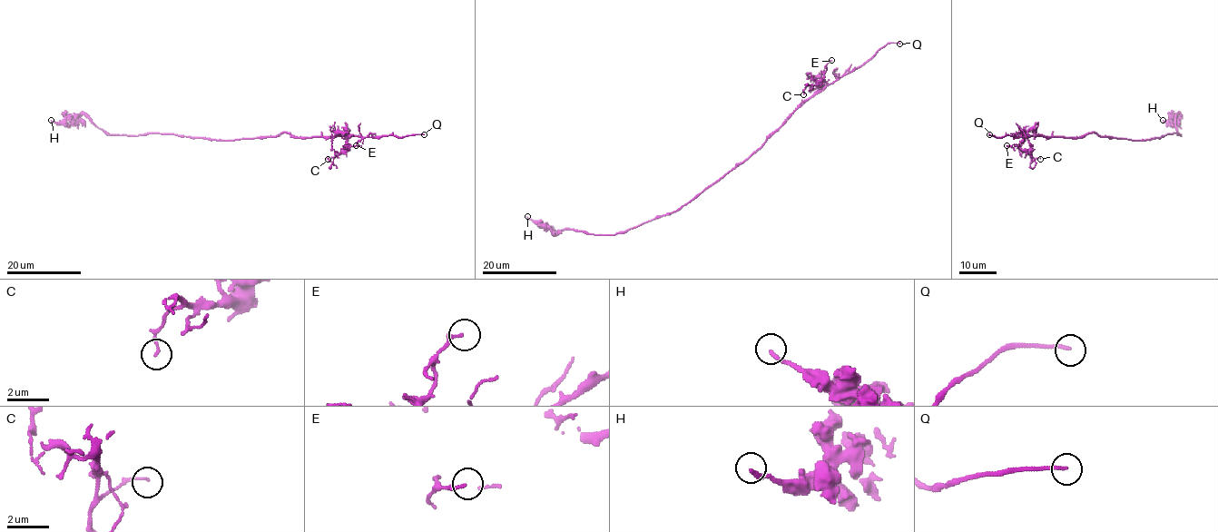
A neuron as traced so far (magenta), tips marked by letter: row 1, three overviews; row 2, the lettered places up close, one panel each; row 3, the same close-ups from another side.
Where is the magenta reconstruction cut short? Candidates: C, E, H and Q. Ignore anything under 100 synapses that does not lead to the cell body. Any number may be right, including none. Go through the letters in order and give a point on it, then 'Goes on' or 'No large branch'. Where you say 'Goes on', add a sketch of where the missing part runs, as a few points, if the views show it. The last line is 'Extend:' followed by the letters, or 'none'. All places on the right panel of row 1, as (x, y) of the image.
C: Place: (1040, 159). No large branch
E: Place: (1006, 145). No large branch
H: Place: (1163, 120). No large branch
Q: Place: (989, 134). Goes on. Course of what is missing: (989, 134), (995, 147), (1000, 152), (1006, 148)
Extend: Q

